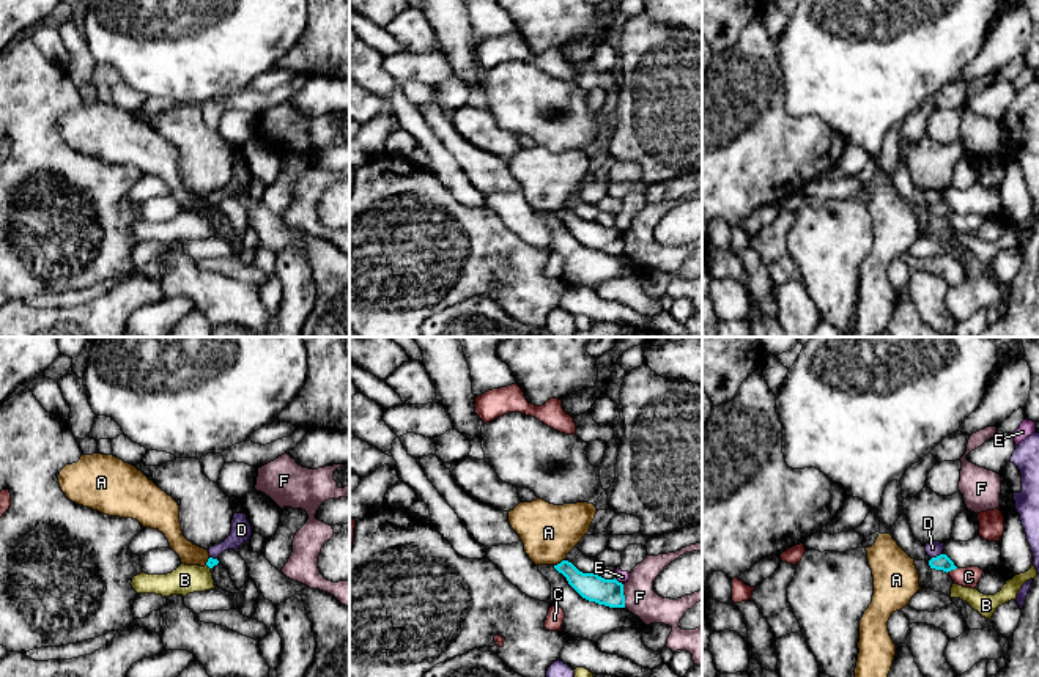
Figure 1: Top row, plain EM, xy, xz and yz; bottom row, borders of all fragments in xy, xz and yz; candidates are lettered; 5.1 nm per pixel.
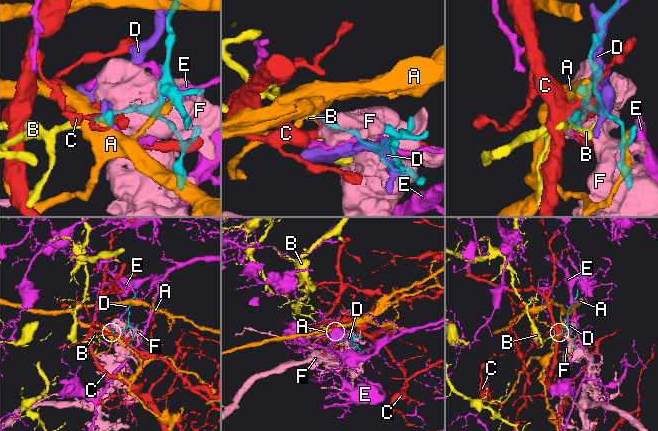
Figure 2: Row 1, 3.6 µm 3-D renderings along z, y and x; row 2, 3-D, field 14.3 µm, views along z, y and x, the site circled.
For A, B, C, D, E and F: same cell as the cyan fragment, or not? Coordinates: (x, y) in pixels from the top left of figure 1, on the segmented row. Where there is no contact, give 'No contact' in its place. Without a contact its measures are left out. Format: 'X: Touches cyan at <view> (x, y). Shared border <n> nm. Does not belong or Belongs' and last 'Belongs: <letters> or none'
A: Touches cyan at xz (561, 562). Shared border 70 nm. Does not belong
B: Touches cyan at xy (208, 566). Shared border 40 nm. Belongs
C: Touches cyan at yz (951, 569). Shared border 60 nm. Does not belong
D: Touches cyan at yz (937, 556). Shared border 70 nm. Does not belong
E: Touches cyan at xz (616, 580). Shared border 50 nm. Does not belong
F: Touches cyan at xz (624, 595). Shared border 120 nm. Does not belong
Belongs: B

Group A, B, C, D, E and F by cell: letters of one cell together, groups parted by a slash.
A / B / C / D / E / F

